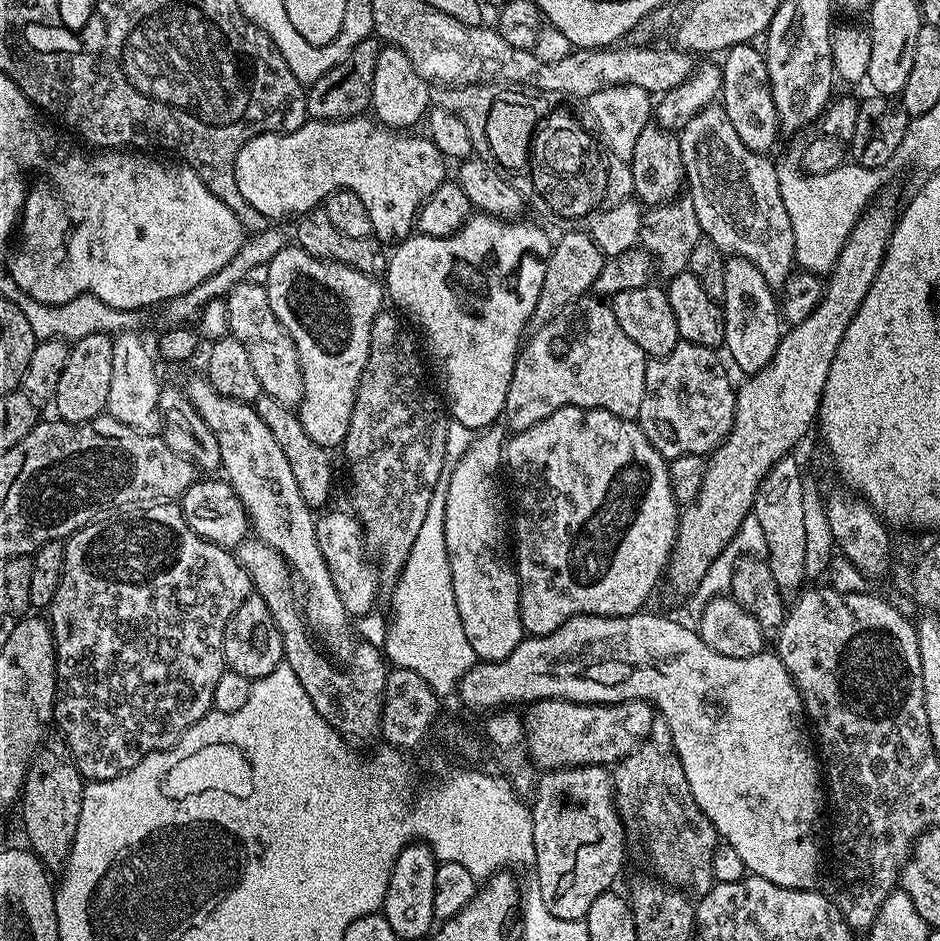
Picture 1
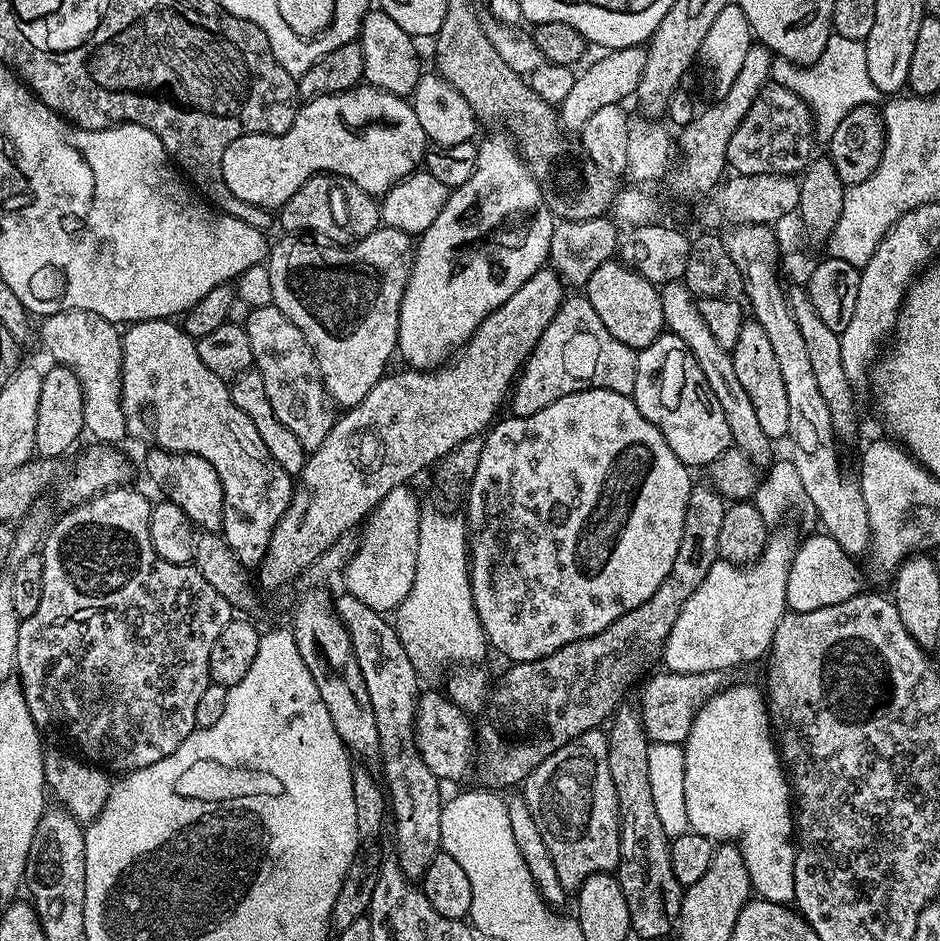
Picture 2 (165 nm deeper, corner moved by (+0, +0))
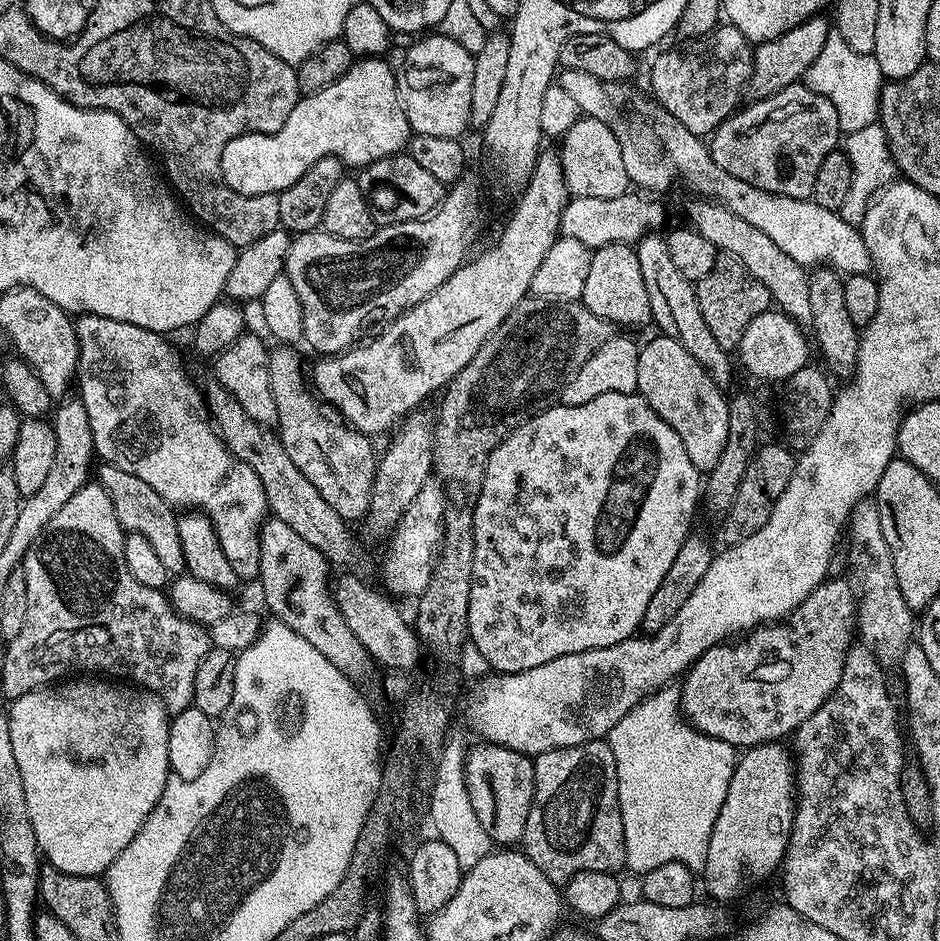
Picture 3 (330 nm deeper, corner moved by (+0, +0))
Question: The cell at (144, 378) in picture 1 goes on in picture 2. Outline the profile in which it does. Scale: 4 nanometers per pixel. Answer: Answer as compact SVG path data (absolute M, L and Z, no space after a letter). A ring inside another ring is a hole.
M66 310L65 312L59 312L53 316L43 317L41 328L38 328L38 334L40 330L40 340L44 343L44 348L53 356L57 365L63 366L71 370L72 373L78 378L78 382L82 386L82 394L84 395L84 432L87 435L92 435L93 441L101 444L107 444L109 446L119 445L120 439L125 439L128 436L128 427L126 426L126 418L124 417L124 411L122 410L122 402L120 401L120 387L122 386L122 332L117 325L111 324L106 318L102 318L98 314L94 314L90 310Z

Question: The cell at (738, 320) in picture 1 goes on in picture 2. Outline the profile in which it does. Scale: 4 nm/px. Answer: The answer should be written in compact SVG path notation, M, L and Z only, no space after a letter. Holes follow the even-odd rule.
M755 322L745 323L738 342L730 351L734 370L742 382L742 387L746 389L746 395L750 397L762 430L772 441L780 442L780 439L788 436L790 430L790 405L778 362L774 359L774 349L770 346L770 338L766 338L766 330L762 330L762 326Z

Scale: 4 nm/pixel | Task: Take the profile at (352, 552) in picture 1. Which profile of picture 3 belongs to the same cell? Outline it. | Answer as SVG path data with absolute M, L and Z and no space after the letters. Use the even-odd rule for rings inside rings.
M429 478L422 486L422 490L418 490L418 498L410 502L410 510L406 510L406 514L397 522L395 530L390 534L387 541L388 553L384 556L384 584L393 597L418 598L426 590L426 582L430 582L430 574L436 565L440 539L444 533L445 503L445 485L439 479Z

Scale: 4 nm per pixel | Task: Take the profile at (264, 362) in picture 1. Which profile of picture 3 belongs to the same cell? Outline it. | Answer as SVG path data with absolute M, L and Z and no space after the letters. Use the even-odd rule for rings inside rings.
M276 346L268 353L268 369L270 370L270 390L274 394L274 406L278 406L278 422L275 431L278 433L286 453L298 470L310 480L311 485L322 494L326 500L347 522L360 522L368 515L372 483L376 477L378 452L372 449L373 441L363 432L357 431L346 423L343 416L332 407L324 403L310 387L306 379L306 364L300 361L300 356L292 346Z

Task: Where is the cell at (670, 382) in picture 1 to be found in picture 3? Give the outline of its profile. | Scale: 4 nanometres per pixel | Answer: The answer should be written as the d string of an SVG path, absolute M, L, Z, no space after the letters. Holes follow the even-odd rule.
M663 334L640 348L638 358L638 392L661 418L682 438L690 462L701 474L718 466L722 449L726 446L726 430L730 430L727 395L723 396L721 385L716 384L702 370L702 366L674 338Z

